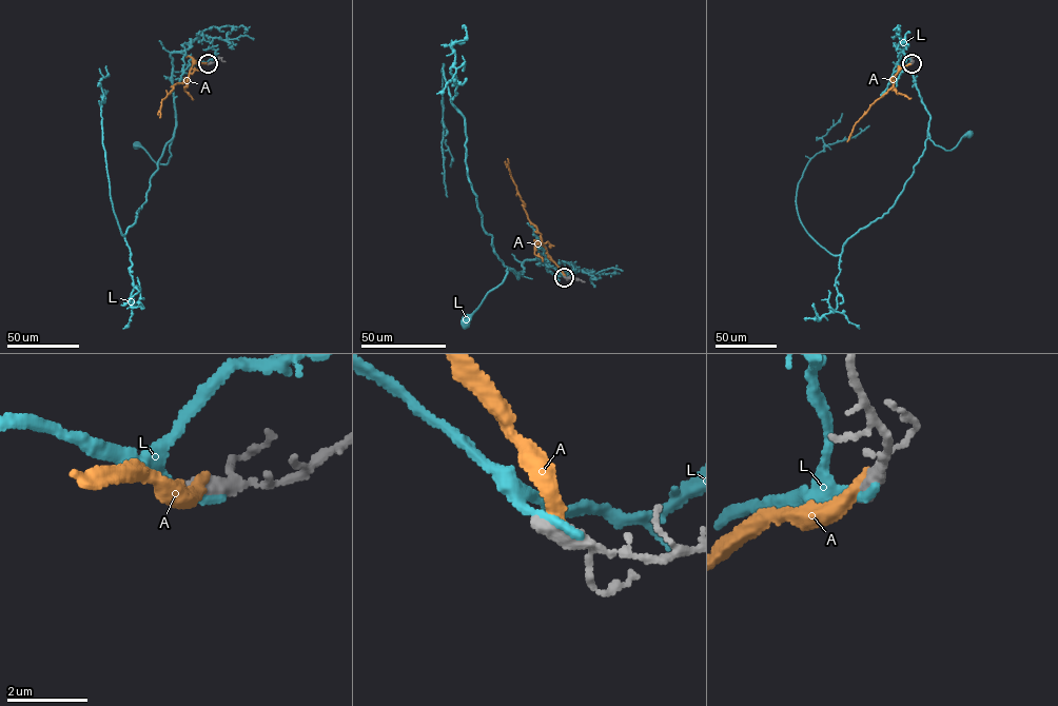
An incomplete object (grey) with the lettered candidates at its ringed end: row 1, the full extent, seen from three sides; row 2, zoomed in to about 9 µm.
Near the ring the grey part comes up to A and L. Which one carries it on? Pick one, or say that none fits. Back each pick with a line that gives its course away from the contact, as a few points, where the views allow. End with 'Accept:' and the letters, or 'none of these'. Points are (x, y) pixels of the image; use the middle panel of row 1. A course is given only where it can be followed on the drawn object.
Accept: none of these

